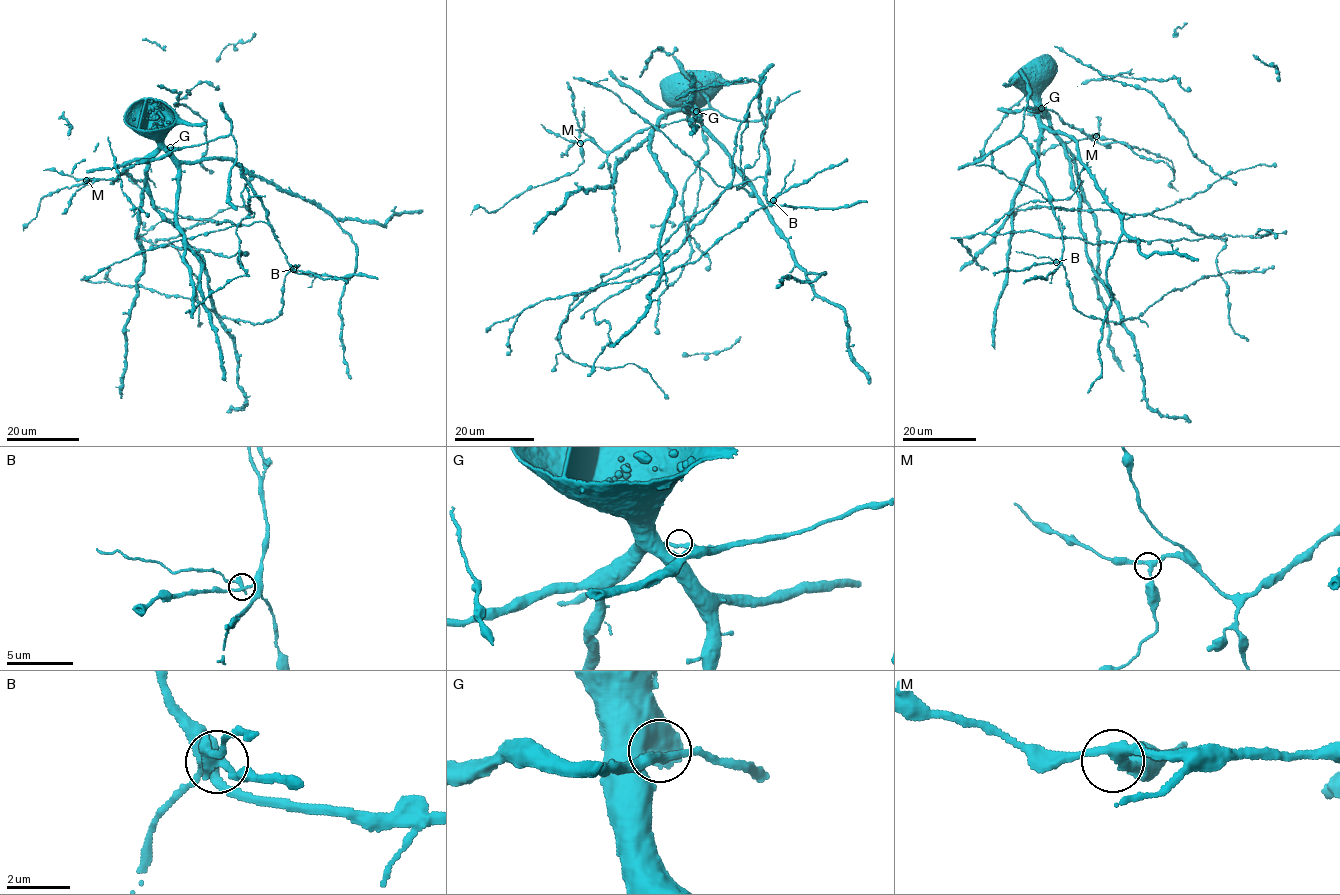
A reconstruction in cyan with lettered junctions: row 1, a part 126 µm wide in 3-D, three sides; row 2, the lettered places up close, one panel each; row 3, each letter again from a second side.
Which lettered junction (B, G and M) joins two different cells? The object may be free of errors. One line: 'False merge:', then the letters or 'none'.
False merge: B

